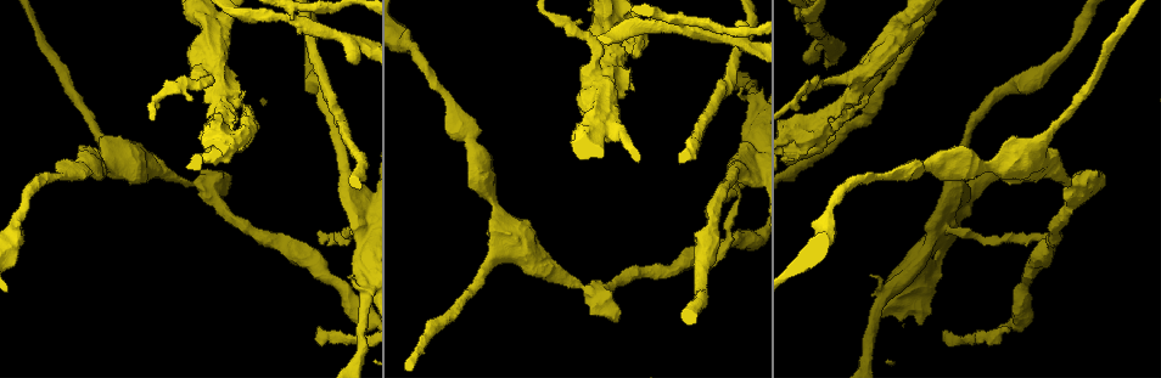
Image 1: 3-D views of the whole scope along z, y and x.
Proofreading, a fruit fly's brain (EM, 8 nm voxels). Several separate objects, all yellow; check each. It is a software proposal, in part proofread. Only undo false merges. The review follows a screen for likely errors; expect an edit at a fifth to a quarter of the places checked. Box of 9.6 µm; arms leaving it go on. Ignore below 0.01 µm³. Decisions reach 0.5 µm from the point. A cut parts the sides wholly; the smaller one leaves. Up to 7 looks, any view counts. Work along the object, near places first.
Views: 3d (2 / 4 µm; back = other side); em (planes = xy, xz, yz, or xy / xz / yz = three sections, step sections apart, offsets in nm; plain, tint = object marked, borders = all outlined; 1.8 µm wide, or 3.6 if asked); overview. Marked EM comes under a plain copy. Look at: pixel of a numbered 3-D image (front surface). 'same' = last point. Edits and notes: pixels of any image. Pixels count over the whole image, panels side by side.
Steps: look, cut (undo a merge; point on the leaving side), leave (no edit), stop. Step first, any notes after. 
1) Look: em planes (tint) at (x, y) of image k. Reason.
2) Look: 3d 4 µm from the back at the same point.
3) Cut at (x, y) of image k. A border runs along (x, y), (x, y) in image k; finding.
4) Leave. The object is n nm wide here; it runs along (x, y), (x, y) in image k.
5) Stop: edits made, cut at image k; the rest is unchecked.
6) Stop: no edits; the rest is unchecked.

Look: 3d 4 µm at (749, 148) of image 1. Closes a loop.

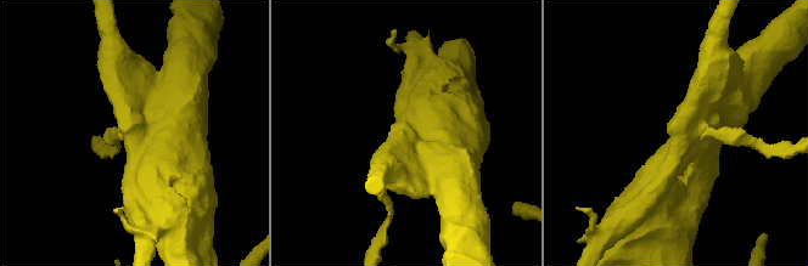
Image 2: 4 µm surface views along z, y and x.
Look: em planes (tint) at (677, 147) of image 2. Now the EM.

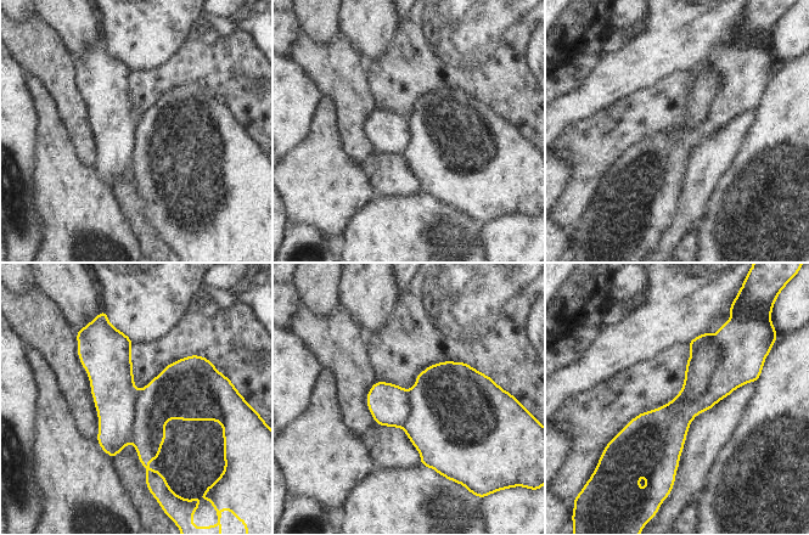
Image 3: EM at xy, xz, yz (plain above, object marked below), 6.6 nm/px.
Cut at (745, 356) of image 3. The part that leaves runs along (751, 377), (657, 437), (619, 437) in image 3; two cells meet here.

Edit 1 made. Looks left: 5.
Look: overview. See it whole again.

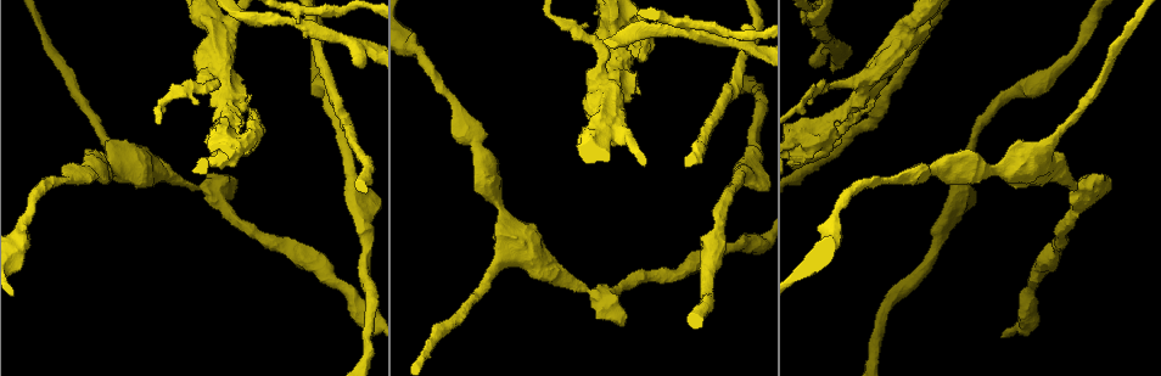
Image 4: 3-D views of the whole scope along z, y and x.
Look: em planes (tint) at (633, 58) of image 4. Calibre changes.

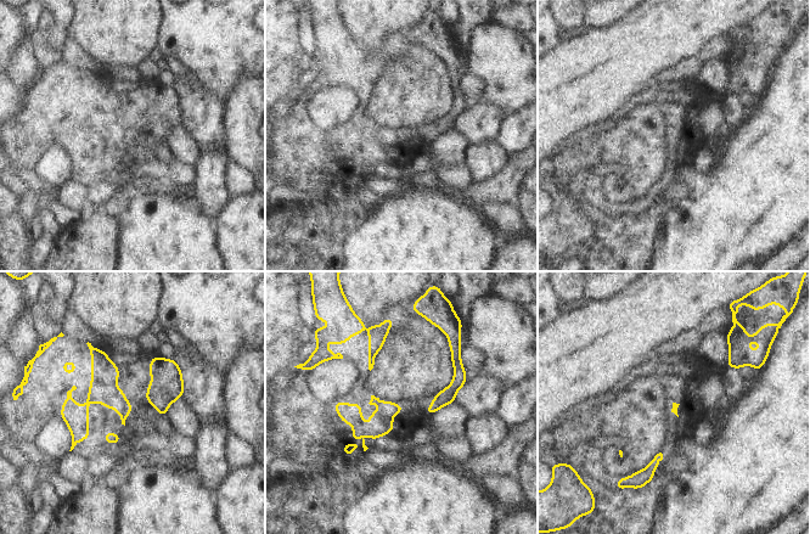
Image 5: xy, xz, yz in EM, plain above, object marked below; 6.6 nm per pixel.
Leave. Continuous, no second cell.

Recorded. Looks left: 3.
Look: em yz step 8 (tint) at (687, 34) of image 4. Abrupt turn.

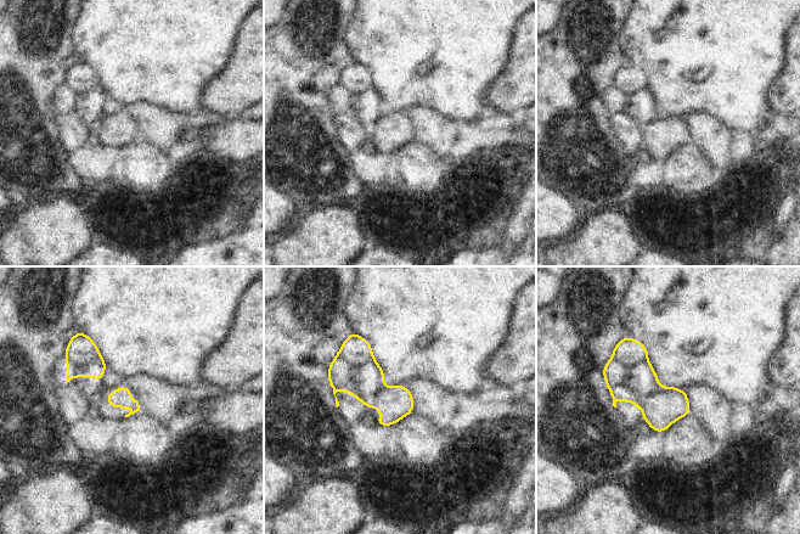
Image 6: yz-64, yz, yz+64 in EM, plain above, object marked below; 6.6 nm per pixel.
Look: em planes (borders) at the same point.

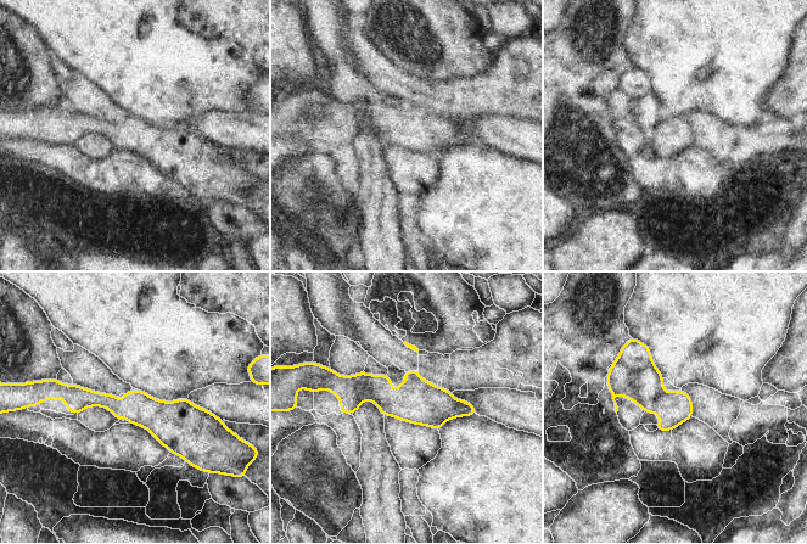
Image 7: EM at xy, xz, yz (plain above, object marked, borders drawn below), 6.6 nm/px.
Cut at (412, 379) of image 7. A border runs along (421, 379), (414, 390), (403, 390) in image 7; two cells meet here.

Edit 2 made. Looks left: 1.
Stop: edits made, cut at image 3, cut at image 7; the rest is unchecked.

